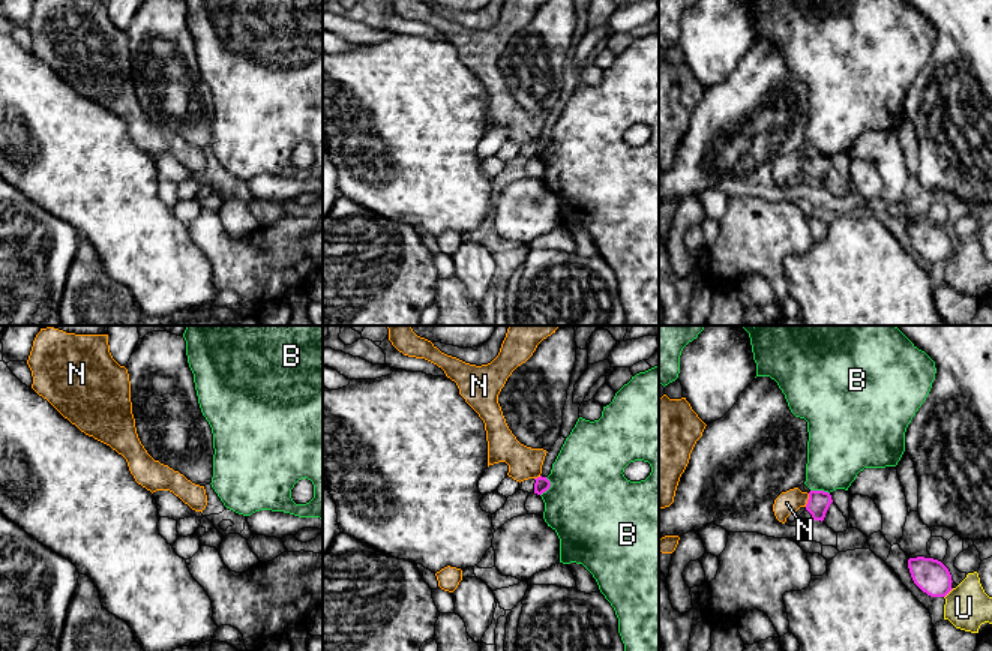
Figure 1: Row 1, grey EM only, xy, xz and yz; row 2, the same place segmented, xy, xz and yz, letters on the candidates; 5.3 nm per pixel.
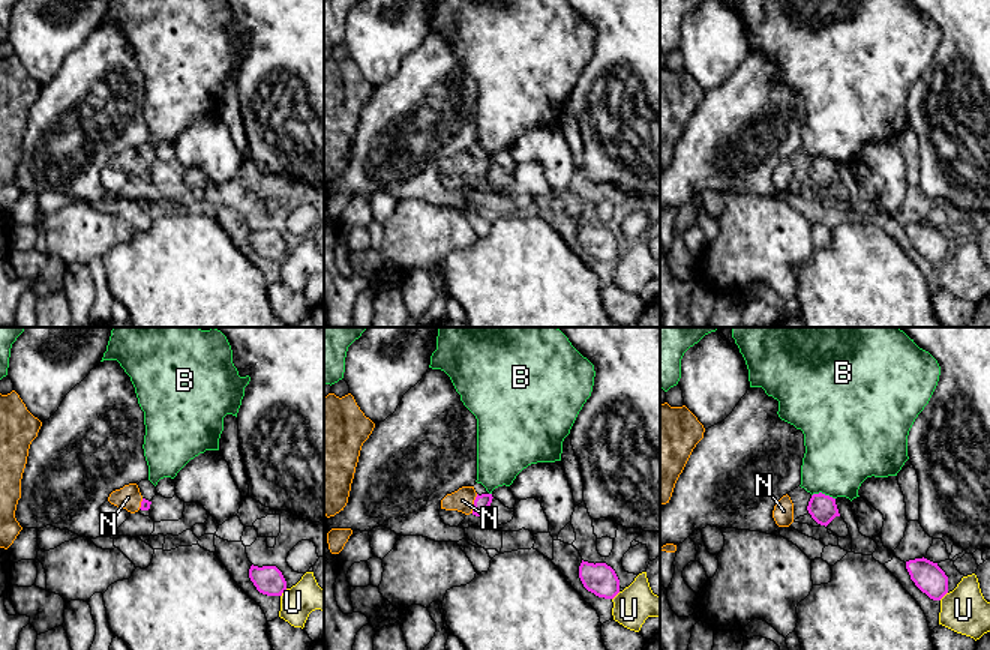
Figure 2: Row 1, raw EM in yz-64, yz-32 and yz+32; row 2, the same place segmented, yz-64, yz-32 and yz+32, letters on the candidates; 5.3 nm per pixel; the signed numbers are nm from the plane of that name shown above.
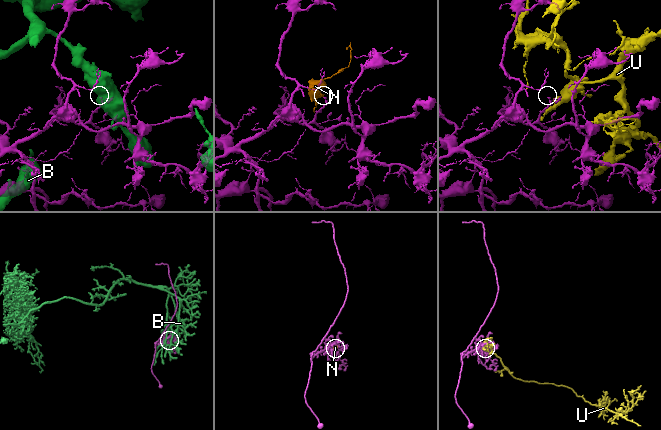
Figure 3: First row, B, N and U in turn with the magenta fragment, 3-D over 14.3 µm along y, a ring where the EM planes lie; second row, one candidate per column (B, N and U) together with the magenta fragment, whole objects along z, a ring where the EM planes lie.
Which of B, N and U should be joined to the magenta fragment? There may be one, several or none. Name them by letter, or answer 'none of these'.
N

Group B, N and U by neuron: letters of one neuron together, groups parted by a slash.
B / N / U

